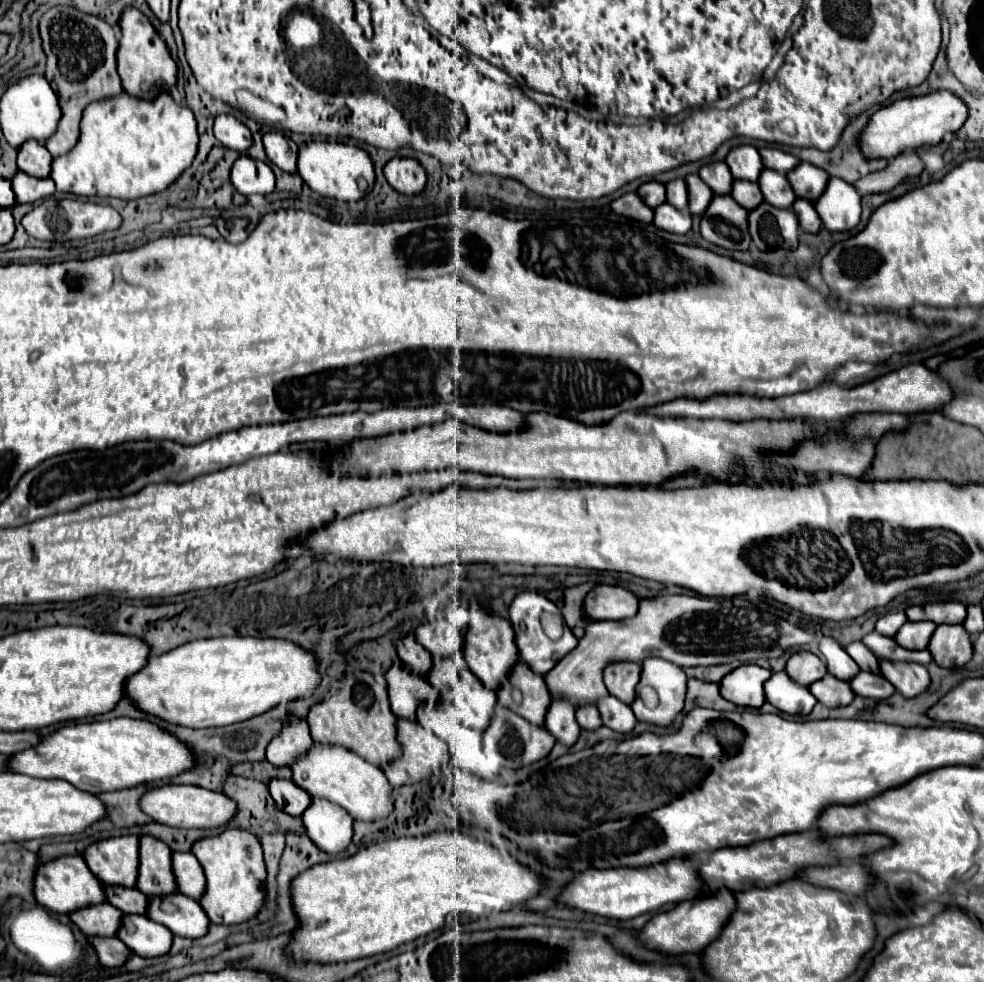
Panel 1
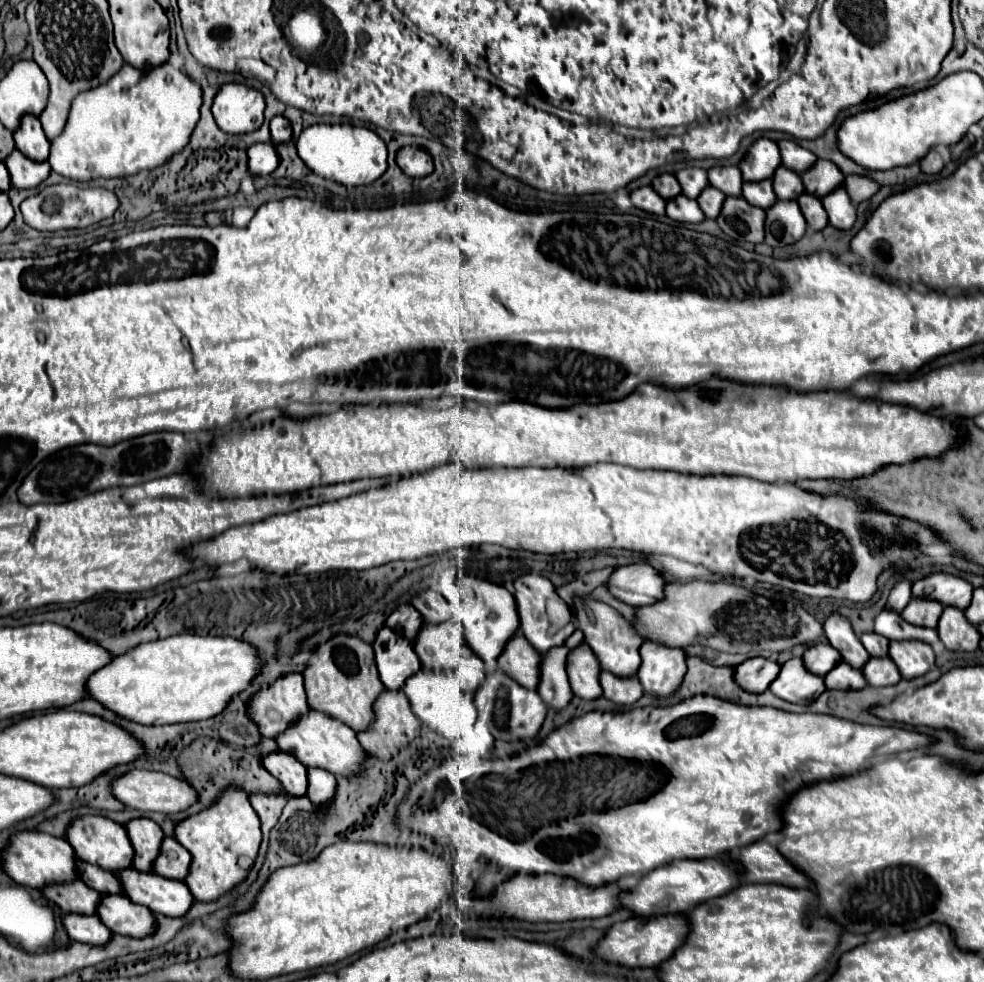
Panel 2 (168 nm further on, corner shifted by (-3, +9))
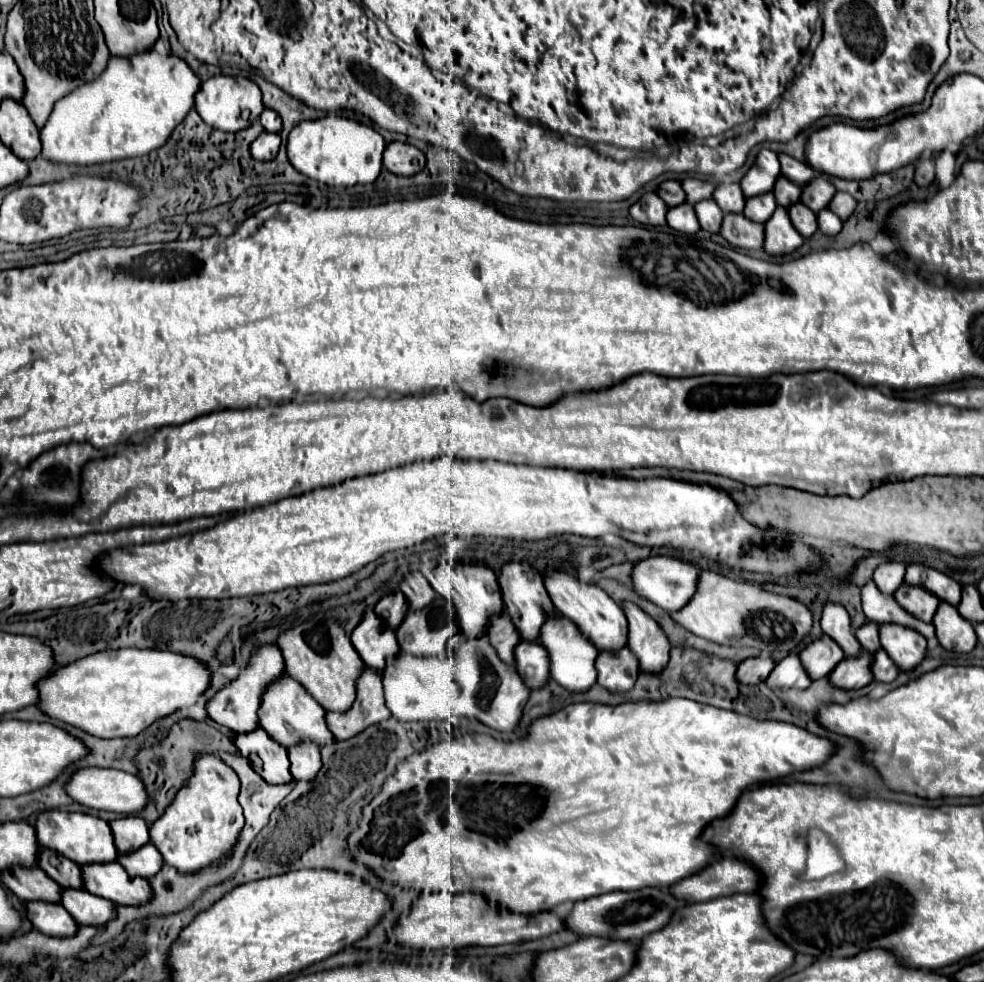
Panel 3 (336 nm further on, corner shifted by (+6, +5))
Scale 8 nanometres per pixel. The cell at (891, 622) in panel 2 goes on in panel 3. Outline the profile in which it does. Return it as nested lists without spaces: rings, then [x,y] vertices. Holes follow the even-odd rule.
[[[869,581],[863,587],[861,597],[863,597],[863,613],[865,613],[865,617],[867,617],[869,623],[875,623],[875,625],[897,623],[897,625],[903,625],[903,627],[909,627],[909,629],[919,631],[927,641],[935,635],[935,629],[933,629],[931,623],[923,623],[923,621],[917,621],[917,619],[909,617],[897,605],[897,601],[893,597],[881,595],[873,581]]]

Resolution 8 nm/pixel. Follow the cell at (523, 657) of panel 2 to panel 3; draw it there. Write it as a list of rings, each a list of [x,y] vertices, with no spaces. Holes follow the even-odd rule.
[[[503,611],[501,617],[493,617],[491,627],[489,627],[489,641],[493,649],[497,651],[499,659],[511,667],[515,667],[515,647],[521,643],[521,637],[517,629],[513,629],[513,623],[509,621],[509,615]]]

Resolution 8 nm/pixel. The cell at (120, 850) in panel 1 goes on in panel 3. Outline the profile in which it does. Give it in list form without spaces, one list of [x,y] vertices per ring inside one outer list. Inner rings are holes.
[[[49,811],[39,815],[35,833],[43,847],[49,847],[63,857],[69,857],[71,861],[77,861],[77,865],[93,865],[93,863],[111,863],[117,861],[117,847],[113,843],[111,827],[107,821],[85,815],[85,813],[67,813],[67,811]]]

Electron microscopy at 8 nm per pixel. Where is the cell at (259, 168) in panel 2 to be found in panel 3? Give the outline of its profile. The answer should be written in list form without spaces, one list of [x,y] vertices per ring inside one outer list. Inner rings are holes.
[[[261,133],[253,143],[251,143],[251,157],[263,159],[263,161],[273,161],[277,151],[279,151],[279,135],[277,133]]]

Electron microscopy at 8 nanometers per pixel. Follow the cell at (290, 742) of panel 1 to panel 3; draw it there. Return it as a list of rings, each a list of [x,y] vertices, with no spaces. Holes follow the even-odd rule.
[[[265,645],[261,647],[245,667],[245,671],[223,691],[219,691],[209,703],[207,703],[207,713],[213,721],[233,729],[235,733],[251,733],[259,727],[259,707],[261,707],[261,697],[267,691],[267,687],[277,681],[285,673],[285,661],[275,645]]]

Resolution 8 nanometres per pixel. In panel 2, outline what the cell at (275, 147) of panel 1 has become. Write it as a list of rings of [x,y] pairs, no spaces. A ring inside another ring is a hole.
[[[274,117],[270,121],[270,133],[272,133],[272,141],[274,143],[286,143],[292,137],[292,127],[290,121],[286,117]]]

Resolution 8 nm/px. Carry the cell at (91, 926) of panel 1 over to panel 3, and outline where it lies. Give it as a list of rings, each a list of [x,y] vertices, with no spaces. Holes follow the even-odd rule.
[[[17,869],[17,873],[1,873],[1,881],[23,901],[61,903],[61,885],[51,881],[43,869],[33,869],[33,873],[25,873],[25,869]]]

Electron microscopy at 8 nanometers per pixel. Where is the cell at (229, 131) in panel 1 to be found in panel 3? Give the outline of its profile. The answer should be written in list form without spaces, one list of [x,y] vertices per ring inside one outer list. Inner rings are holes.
[[[211,77],[207,79],[199,93],[195,95],[195,111],[201,115],[201,119],[219,131],[241,131],[249,127],[263,111],[261,103],[261,91],[255,83],[243,77]]]

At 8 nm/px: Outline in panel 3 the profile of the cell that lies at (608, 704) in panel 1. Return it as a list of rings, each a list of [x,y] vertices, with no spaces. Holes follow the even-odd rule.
[[[629,647],[621,649],[619,653],[601,651],[595,661],[595,669],[599,673],[597,683],[611,693],[631,691],[639,675],[637,659],[629,651]]]

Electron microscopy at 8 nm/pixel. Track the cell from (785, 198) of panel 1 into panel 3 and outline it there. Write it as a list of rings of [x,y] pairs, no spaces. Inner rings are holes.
[[[779,175],[777,177],[777,183],[773,187],[773,193],[775,193],[777,205],[789,207],[789,205],[793,205],[793,203],[799,201],[799,197],[801,197],[801,185],[797,185],[797,183],[789,181],[787,177]]]

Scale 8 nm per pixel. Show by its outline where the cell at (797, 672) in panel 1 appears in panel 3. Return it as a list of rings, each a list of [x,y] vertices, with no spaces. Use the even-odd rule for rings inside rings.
[[[821,637],[807,645],[801,653],[799,659],[807,671],[807,675],[815,681],[821,677],[827,677],[827,673],[833,671],[833,667],[843,659],[841,647],[831,639],[831,637]]]

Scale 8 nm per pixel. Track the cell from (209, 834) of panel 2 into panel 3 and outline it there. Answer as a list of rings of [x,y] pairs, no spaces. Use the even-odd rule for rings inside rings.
[[[213,755],[199,757],[195,765],[195,773],[189,779],[189,785],[185,785],[185,789],[177,793],[169,811],[165,811],[149,829],[151,843],[157,845],[165,863],[173,865],[179,873],[197,873],[197,871],[203,871],[207,867],[227,861],[231,857],[231,851],[237,845],[241,829],[245,827],[245,817],[237,801],[237,795],[239,795],[239,777],[233,773],[233,769],[229,769],[219,757],[213,757]]]

